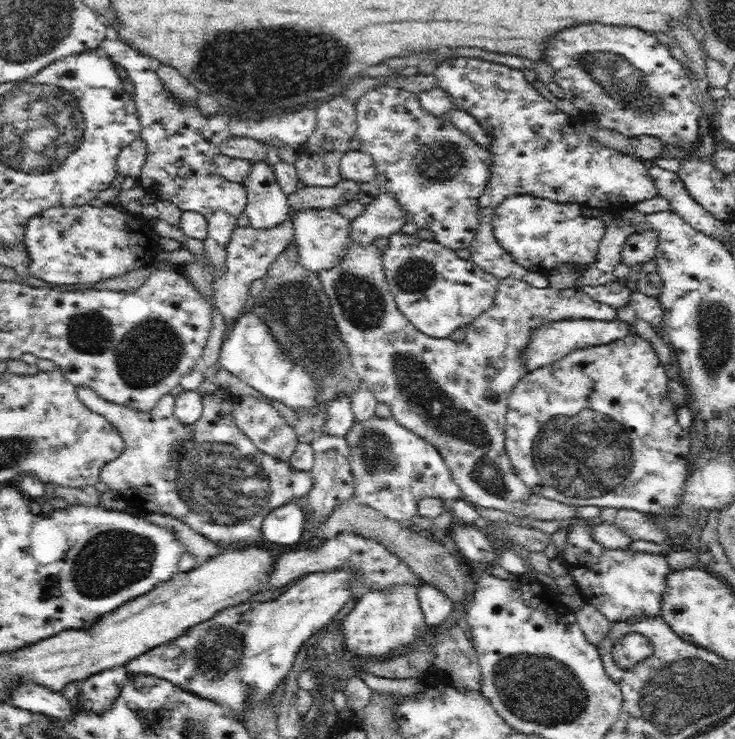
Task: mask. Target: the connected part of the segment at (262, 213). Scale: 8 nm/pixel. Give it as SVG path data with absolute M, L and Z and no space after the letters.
M252 160L250 178L243 183L247 193L245 214L255 230L272 230L290 217L288 196L278 185L274 168L264 160Z

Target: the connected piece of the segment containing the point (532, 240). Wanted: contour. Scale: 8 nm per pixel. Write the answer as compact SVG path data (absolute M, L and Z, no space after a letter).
M518 194L506 198L494 210L492 218L494 235L500 246L514 257L516 263L538 274L548 274L552 269L563 266L588 266L596 260L599 244L606 233L606 224L600 218L591 218L582 214L582 206L578 204L559 204L546 198L539 198L532 194Z

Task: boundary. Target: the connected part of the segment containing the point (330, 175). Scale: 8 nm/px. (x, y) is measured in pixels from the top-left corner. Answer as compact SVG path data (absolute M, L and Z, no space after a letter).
M336 96L330 102L315 105L316 130L303 144L308 156L297 162L295 168L300 181L307 186L334 187L341 182L340 162L342 155L348 152L348 141L356 137L357 112L355 105L344 96Z

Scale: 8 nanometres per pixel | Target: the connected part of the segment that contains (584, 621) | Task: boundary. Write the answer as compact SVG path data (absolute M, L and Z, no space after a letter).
M585 600L582 606L574 612L574 615L576 615L576 621L578 621L580 629L586 635L587 642L600 647L609 635L610 626L612 626L613 622L610 622L606 615L603 615L598 610L598 605L591 604Z

